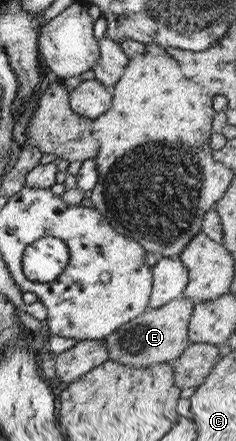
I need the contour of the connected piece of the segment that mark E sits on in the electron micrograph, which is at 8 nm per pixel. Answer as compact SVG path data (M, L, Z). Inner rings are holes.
M184 296L176 297L159 308L142 311L136 318L113 330L104 338L108 359L138 368L178 358L191 343L187 337L187 326L194 305L190 301Z

